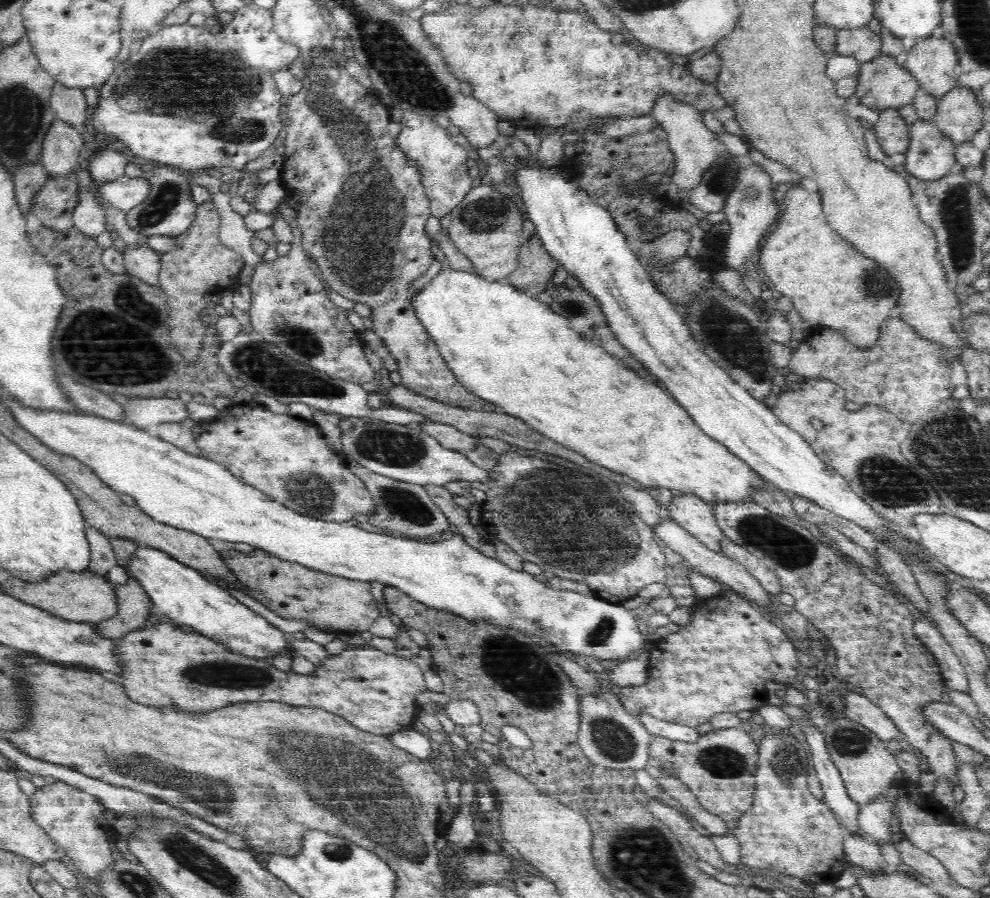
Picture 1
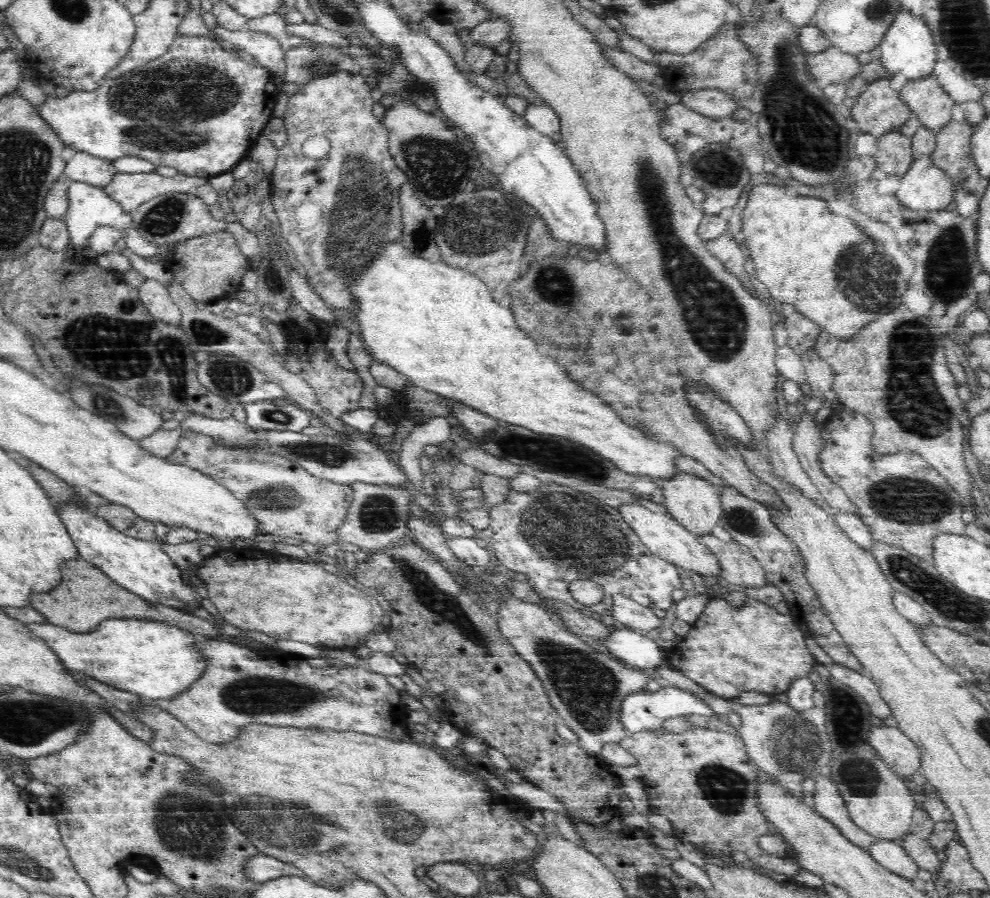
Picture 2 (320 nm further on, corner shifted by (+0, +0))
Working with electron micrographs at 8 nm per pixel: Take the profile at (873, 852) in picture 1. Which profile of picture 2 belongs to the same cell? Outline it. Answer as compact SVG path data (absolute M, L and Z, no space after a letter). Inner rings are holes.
M812 776L815 782L814 810L830 821L844 837L854 843L856 846L868 848L875 842L876 838L858 828L850 818L844 799L836 790L834 782L828 776Z

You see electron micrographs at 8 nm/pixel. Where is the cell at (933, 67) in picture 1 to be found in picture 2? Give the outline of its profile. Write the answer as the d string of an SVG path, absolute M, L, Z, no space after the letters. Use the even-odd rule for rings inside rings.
M934 74L910 80L901 88L901 98L928 130L938 130L953 119L955 100Z

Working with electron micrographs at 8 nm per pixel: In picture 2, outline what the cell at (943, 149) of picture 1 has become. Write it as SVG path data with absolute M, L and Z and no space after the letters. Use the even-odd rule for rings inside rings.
M930 154L918 155L900 179L897 198L912 210L937 210L954 198L951 179L935 165Z

